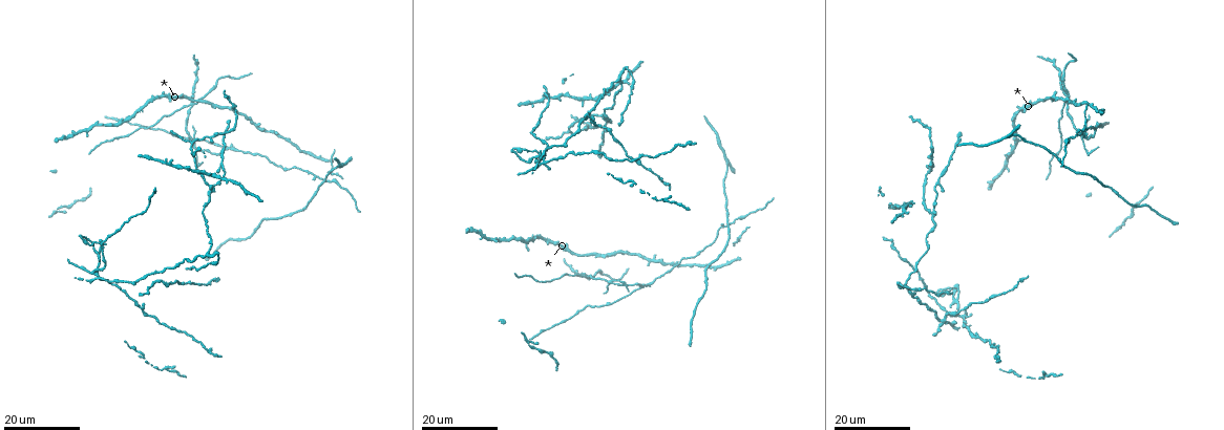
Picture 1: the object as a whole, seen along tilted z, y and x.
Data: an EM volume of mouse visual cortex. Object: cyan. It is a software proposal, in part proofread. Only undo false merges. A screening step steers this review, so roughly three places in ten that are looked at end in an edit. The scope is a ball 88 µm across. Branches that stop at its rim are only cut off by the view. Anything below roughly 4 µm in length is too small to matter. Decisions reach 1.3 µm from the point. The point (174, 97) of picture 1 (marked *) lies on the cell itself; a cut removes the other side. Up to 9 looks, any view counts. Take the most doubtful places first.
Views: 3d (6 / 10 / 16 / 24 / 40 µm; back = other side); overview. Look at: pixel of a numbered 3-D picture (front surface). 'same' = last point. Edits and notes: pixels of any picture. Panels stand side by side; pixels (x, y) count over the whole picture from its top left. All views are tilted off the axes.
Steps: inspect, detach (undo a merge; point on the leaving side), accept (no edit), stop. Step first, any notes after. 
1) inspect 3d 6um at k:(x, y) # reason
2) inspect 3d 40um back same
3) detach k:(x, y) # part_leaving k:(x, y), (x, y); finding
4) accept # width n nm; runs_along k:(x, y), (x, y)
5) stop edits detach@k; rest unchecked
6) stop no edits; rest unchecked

inspect 3d 24um at 1:(191, 105) # four-way junction

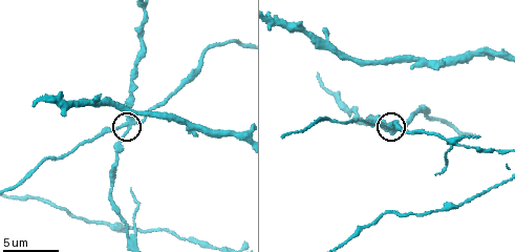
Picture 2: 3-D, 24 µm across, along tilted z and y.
inspect 3d 6um at 2:(126, 121) # zoom in

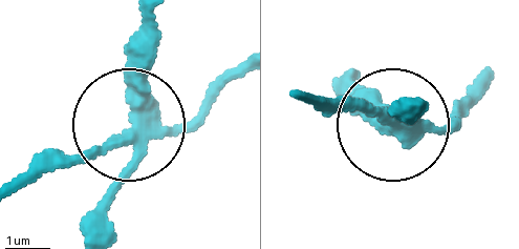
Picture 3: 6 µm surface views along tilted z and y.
detach 3:(84, 158) # width 330 nm; part_leaving 3:(141, 133), (169, 133), (238, 77); a second cell is stuck on

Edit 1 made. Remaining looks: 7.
inspect overview

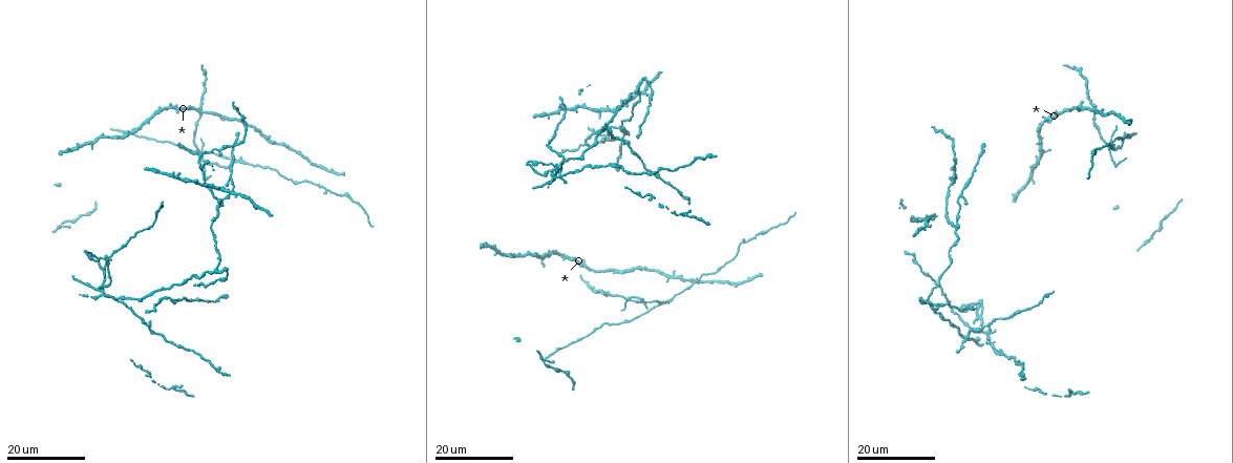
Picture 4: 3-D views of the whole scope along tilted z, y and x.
inspect 3d 16um at 4:(203, 161) # branch point

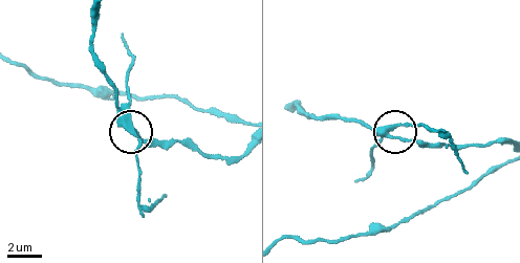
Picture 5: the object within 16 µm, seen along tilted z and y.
inspect 3d 6um at 5:(129, 127) # zoom in

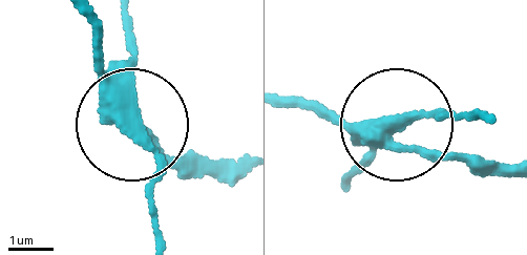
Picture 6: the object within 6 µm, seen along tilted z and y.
detach 6:(161, 156) # arms 3; two cells meet here

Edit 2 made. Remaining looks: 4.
inspect overview # redraw

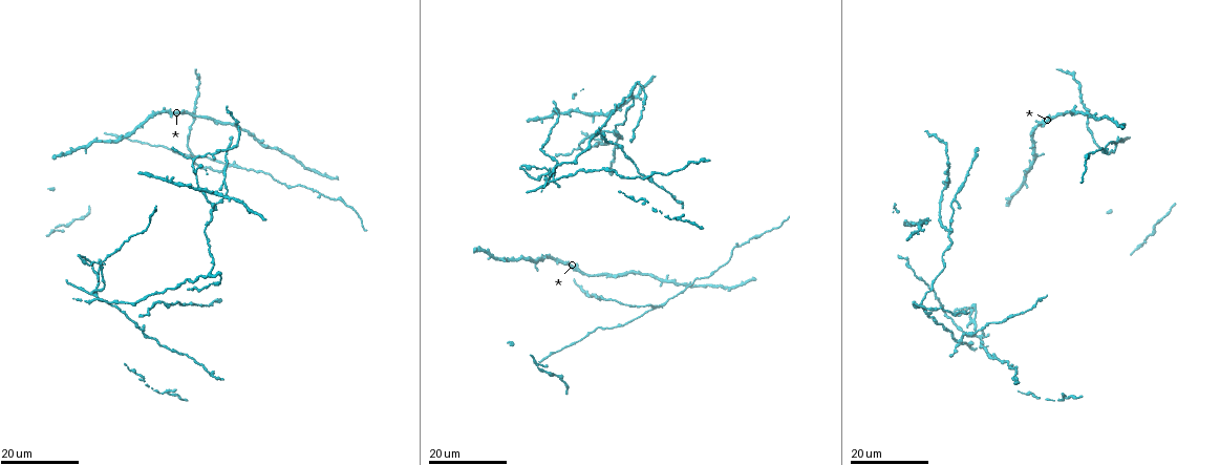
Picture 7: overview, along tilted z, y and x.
inspect 3d 16um at 7:(972, 320) # four-way junction

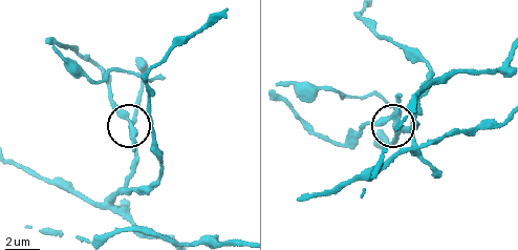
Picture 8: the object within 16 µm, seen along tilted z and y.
inspect 3d 6um same

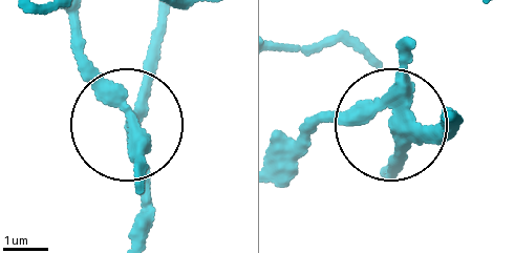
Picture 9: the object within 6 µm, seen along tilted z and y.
detach 9:(107, 80) # width 320 nm; part_leaving 9:(140, 139), (72, 18); two cells meet here

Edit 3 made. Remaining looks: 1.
inspect 3d 6um at 8:(506, 75)

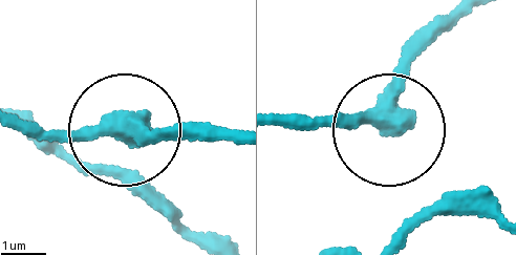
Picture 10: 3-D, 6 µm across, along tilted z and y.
accept # runs_along 10:(236, 142), (12, 124); all the same cell

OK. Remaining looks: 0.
stop edits detach@3, detach@6, detach@9; rest unchecked

